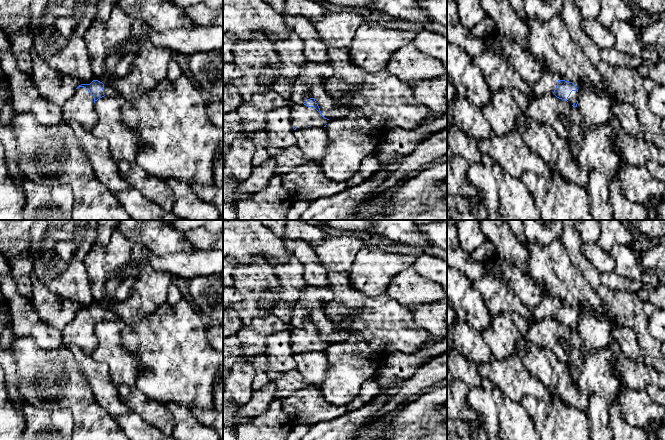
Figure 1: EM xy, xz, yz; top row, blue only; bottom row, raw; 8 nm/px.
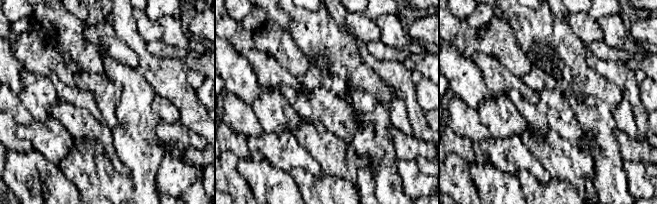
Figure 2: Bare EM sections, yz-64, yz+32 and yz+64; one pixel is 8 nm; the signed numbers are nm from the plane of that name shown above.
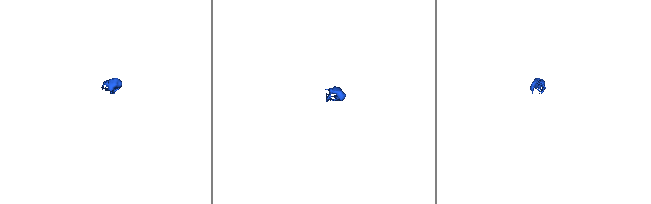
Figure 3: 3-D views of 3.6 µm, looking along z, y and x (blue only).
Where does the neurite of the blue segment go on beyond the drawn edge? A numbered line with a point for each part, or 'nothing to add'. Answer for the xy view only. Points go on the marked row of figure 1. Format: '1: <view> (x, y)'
1: xy (108, 91)
2: xy (80, 107)

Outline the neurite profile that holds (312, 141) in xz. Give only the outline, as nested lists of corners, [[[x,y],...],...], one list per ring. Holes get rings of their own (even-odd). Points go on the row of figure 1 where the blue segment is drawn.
[[[305,127],[294,130],[296,146],[308,161],[320,163],[327,149],[327,132],[325,127]]]

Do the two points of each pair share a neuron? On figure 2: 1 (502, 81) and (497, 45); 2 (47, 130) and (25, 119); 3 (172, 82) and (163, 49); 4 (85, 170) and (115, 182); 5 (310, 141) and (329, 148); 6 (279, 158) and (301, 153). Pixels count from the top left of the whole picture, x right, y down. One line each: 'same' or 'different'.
1: different
2: different
3: different
4: same
5: same
6: same

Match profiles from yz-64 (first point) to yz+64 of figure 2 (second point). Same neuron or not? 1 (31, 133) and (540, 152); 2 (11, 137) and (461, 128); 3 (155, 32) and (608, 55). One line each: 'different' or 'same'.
1: different
2: different
3: different

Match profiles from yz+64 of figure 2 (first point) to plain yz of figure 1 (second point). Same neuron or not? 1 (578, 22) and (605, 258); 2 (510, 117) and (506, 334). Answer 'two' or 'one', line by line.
1: one
2: one

